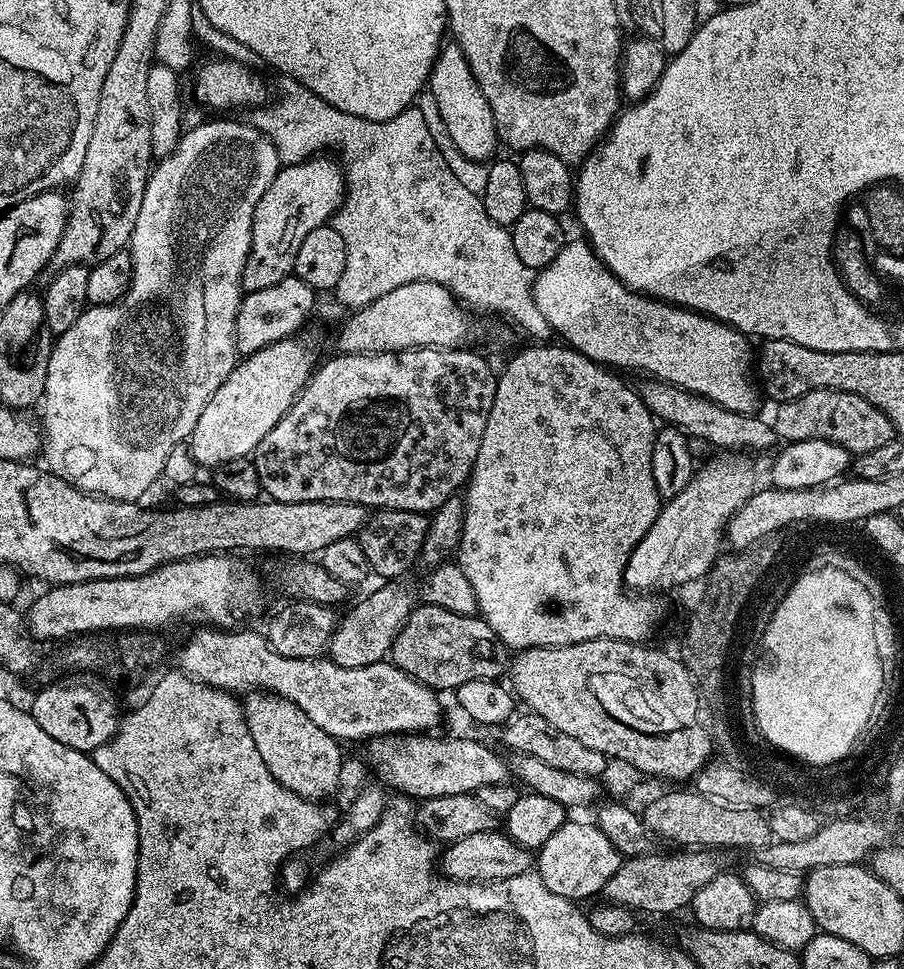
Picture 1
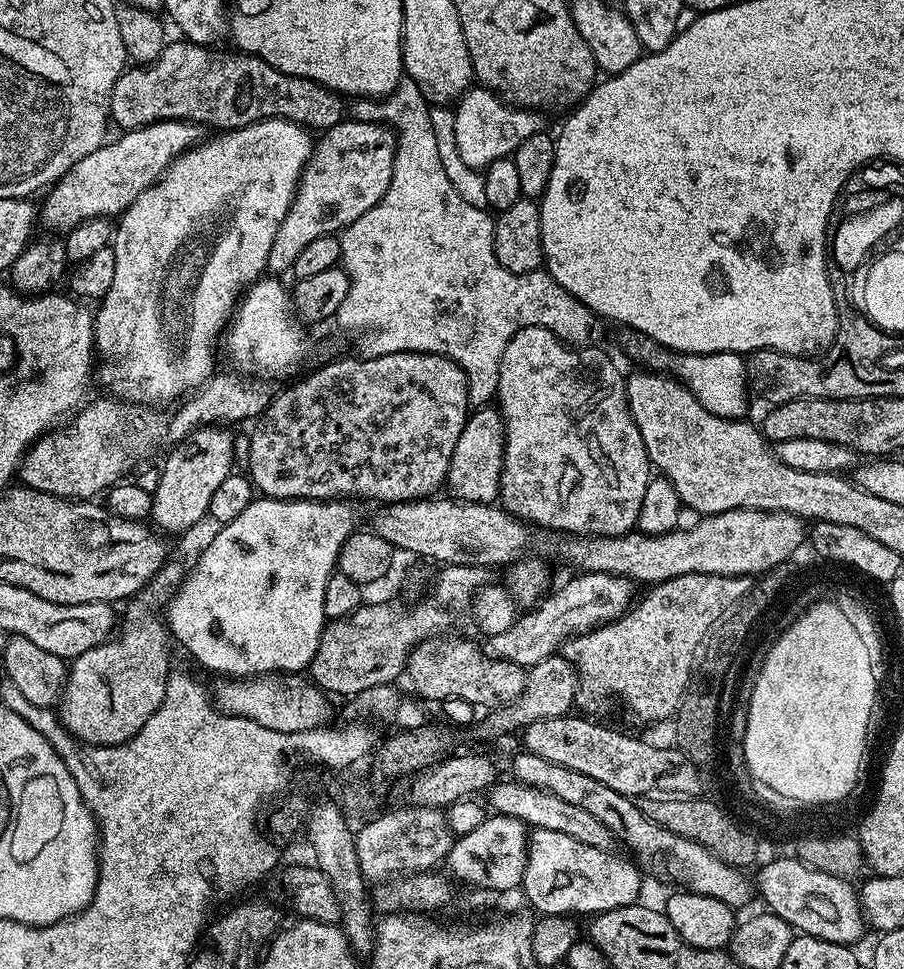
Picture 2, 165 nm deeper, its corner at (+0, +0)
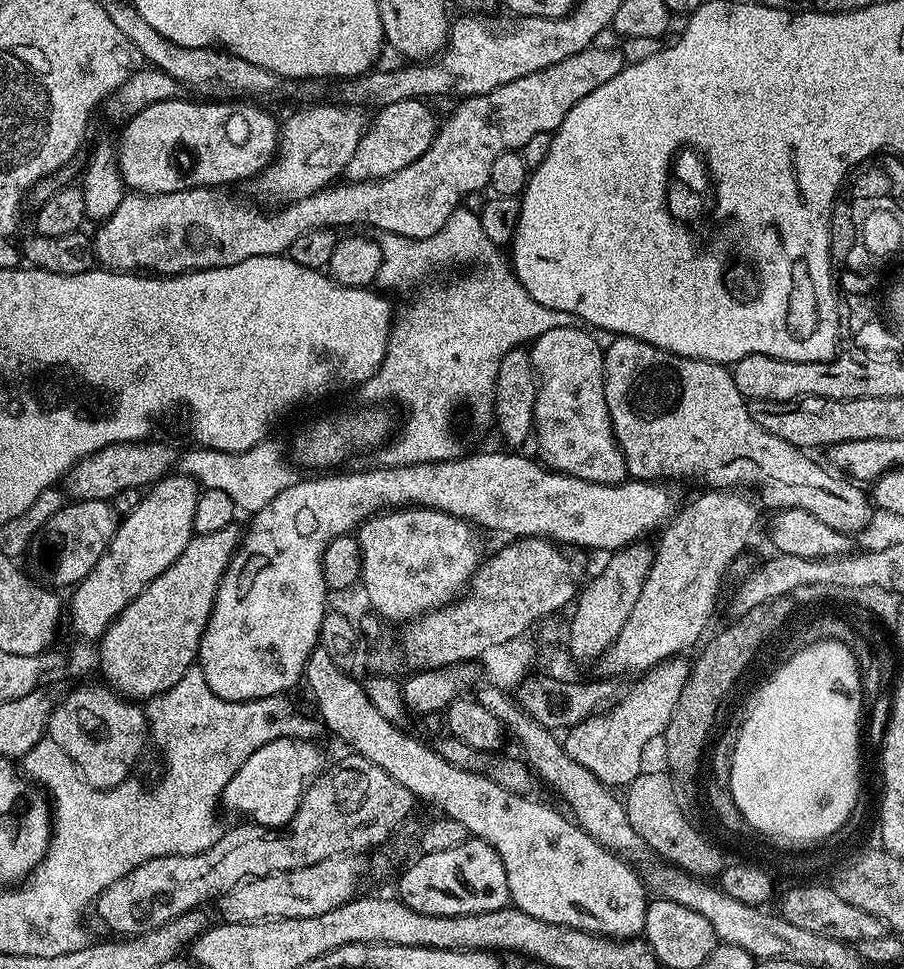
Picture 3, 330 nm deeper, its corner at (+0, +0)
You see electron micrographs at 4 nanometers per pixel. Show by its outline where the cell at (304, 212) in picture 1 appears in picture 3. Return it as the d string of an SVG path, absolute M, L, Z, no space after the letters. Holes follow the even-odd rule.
M407 100L406 102L390 102L390 106L379 109L376 117L367 121L362 138L358 142L358 150L354 150L354 158L350 158L346 169L349 181L381 180L422 158L426 150L434 142L438 127L438 116L432 113L431 103L424 100Z

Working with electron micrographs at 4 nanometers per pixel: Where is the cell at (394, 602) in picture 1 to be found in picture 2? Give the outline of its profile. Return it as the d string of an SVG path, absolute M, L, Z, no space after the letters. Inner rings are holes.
M480 406L469 415L450 457L446 488L465 504L491 504L499 497L504 465L504 418L499 407Z

